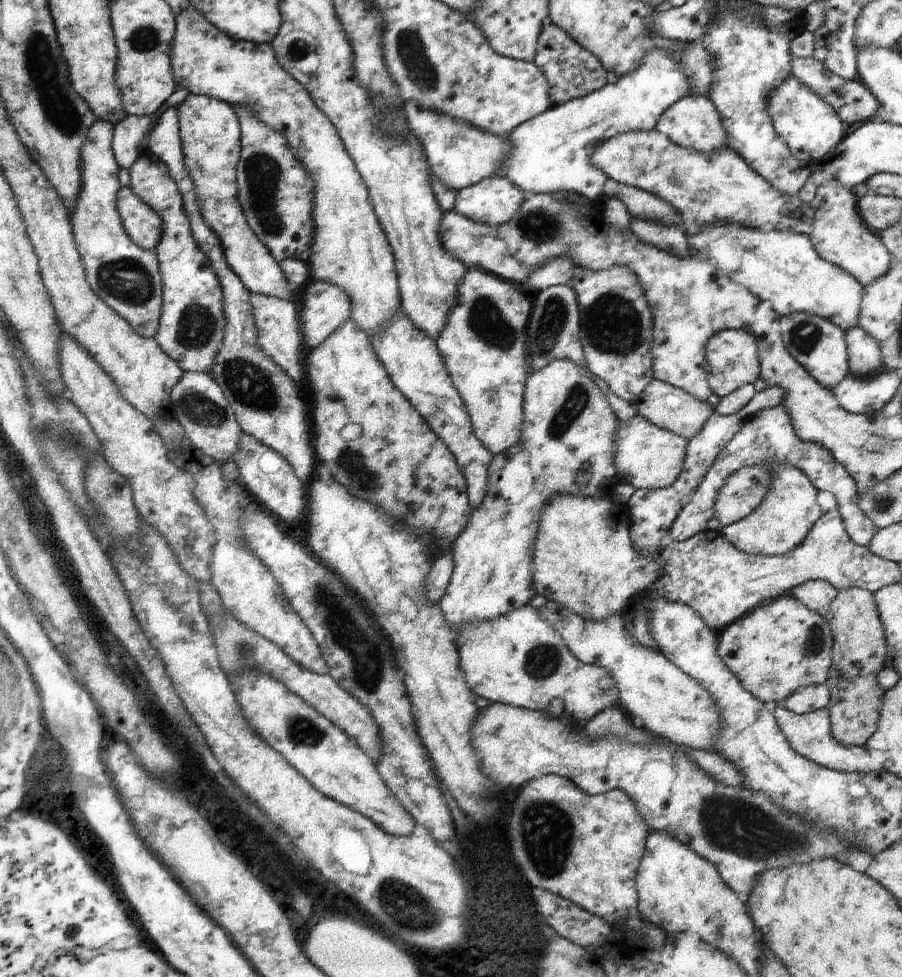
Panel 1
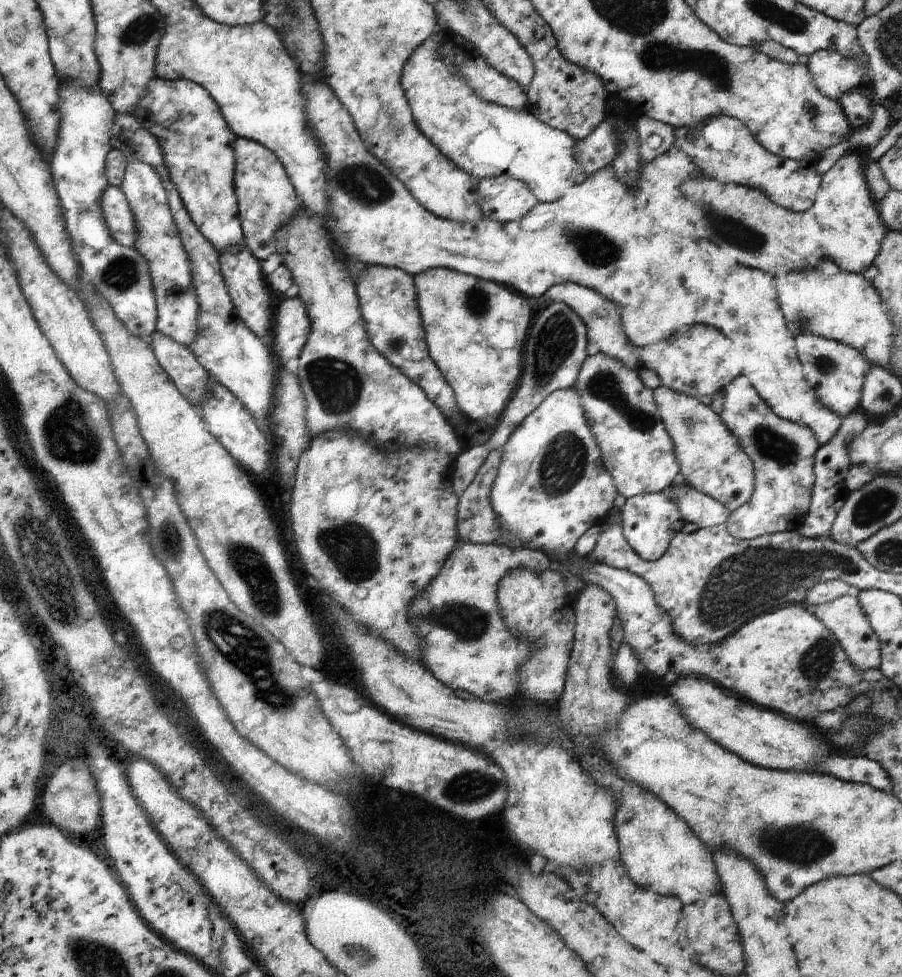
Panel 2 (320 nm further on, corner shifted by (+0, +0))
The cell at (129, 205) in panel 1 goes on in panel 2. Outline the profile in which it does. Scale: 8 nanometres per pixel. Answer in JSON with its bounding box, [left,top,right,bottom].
[99,185,136,247]

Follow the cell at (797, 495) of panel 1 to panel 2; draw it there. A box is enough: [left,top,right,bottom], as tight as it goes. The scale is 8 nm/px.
[708,373,818,540]

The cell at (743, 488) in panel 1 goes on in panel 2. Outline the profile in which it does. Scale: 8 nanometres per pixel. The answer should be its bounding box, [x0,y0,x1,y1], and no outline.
[652,385,754,512]

